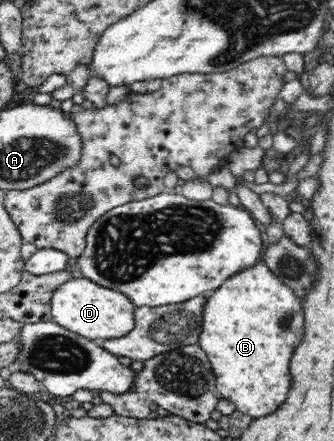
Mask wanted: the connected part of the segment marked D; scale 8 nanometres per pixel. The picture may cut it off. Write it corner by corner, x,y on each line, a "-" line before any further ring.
86,277
60,285
51,300
53,322
90,340
107,340
125,336
134,329
137,306
125,294
107,289

